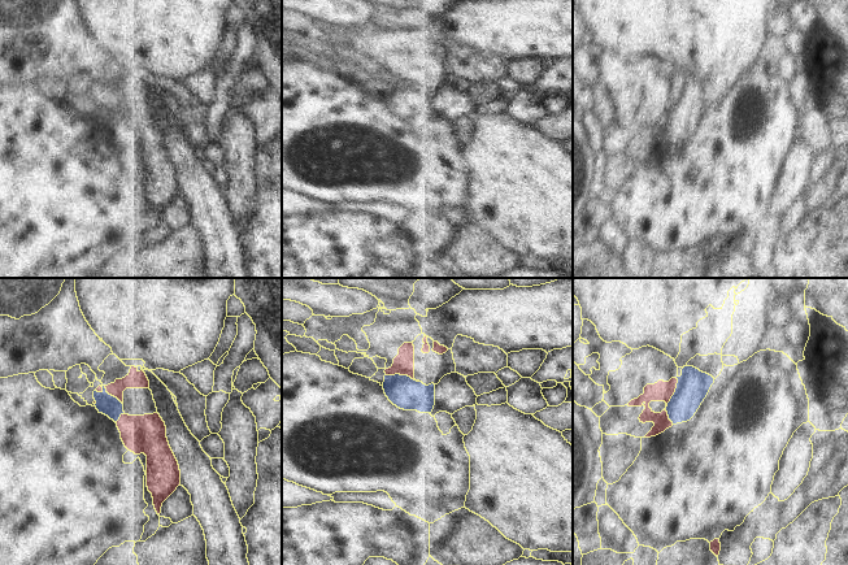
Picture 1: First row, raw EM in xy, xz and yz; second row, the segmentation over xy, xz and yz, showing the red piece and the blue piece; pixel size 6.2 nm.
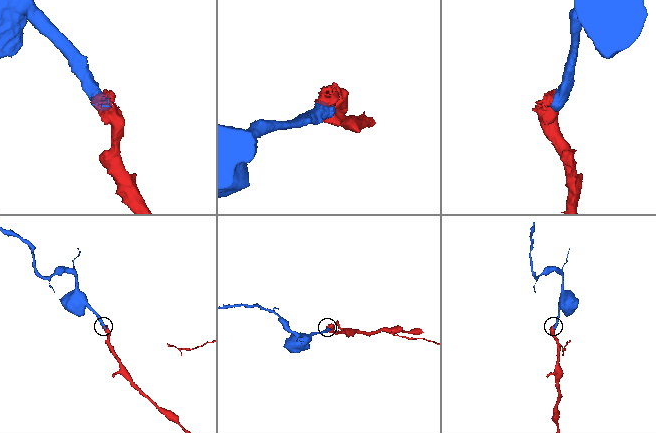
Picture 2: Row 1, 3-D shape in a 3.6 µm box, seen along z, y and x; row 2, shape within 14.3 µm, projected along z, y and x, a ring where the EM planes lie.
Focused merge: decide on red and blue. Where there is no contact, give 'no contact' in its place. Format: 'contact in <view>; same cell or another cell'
contact in yz; same cell

